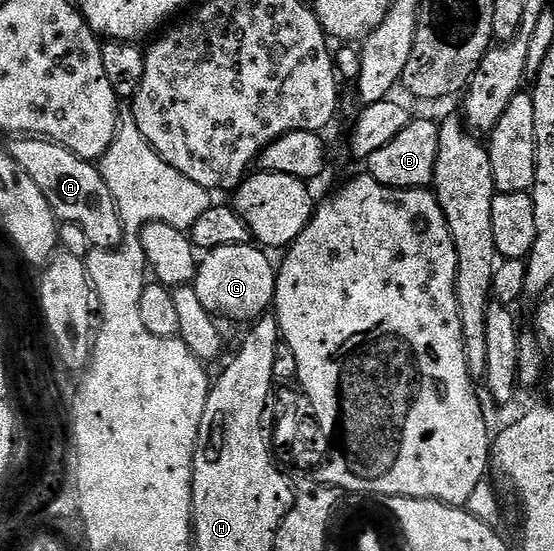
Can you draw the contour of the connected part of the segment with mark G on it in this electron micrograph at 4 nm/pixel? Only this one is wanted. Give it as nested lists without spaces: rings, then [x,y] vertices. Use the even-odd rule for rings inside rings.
[[[256,245],[223,247],[207,252],[208,259],[199,264],[196,272],[195,289],[202,305],[213,317],[225,315],[228,319],[248,319],[255,321],[273,306],[276,298],[277,268]]]

